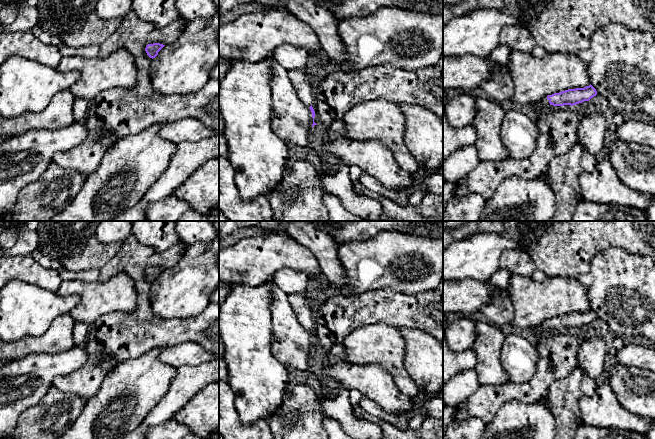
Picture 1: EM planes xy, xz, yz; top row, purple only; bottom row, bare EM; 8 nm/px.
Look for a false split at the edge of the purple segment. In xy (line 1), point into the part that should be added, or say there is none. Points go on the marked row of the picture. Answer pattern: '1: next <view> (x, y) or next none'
1: next none

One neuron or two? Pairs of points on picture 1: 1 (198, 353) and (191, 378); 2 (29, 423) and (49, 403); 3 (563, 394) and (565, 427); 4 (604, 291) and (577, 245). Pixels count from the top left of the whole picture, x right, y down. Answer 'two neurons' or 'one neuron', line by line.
1: two neurons
2: one neuron
3: one neuron
4: two neurons

